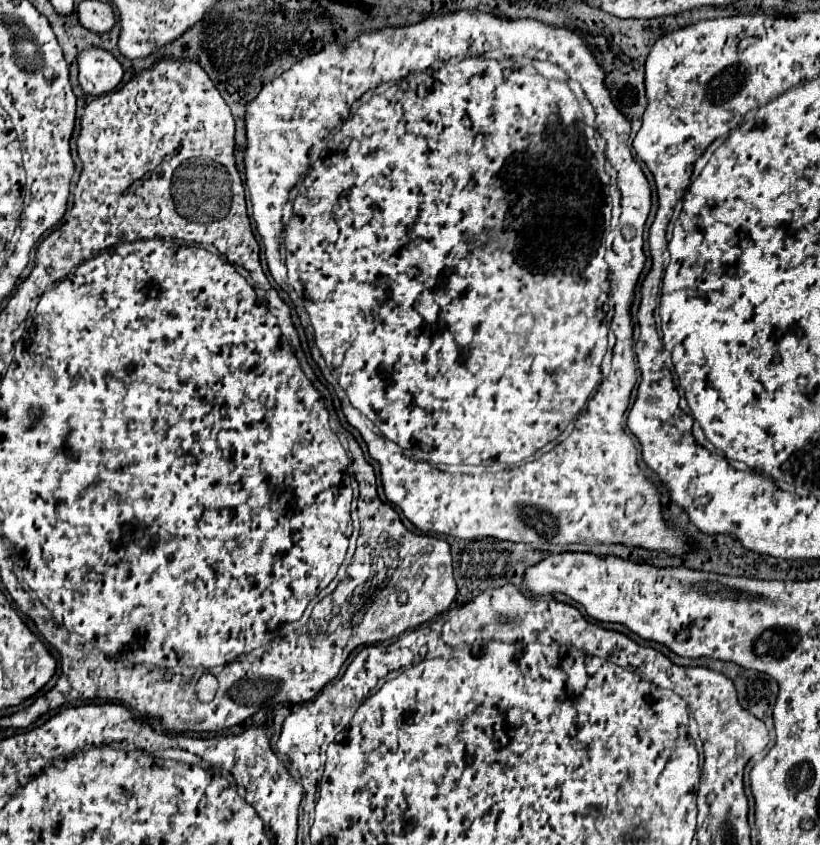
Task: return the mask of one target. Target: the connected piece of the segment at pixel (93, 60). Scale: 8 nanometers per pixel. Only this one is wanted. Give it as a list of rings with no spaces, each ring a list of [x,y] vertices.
[[[91,47],[79,55],[79,83],[85,93],[109,93],[121,83],[121,79],[123,67],[111,53],[99,47]]]

